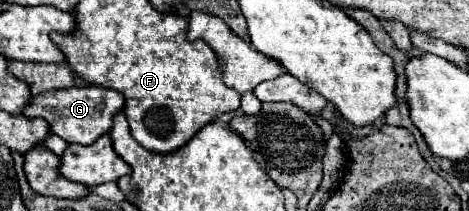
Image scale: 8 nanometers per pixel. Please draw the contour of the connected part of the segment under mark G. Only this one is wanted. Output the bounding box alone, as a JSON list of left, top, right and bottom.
[23,85,125,145]

